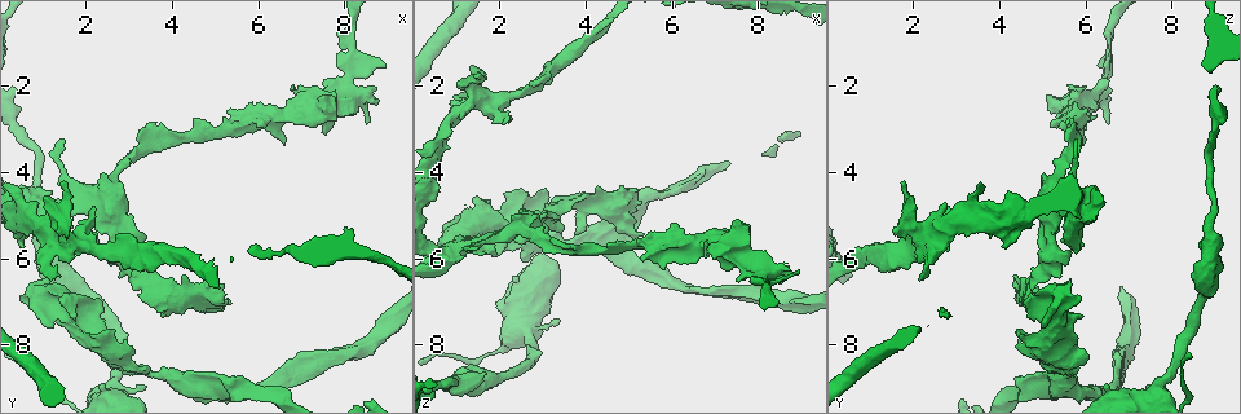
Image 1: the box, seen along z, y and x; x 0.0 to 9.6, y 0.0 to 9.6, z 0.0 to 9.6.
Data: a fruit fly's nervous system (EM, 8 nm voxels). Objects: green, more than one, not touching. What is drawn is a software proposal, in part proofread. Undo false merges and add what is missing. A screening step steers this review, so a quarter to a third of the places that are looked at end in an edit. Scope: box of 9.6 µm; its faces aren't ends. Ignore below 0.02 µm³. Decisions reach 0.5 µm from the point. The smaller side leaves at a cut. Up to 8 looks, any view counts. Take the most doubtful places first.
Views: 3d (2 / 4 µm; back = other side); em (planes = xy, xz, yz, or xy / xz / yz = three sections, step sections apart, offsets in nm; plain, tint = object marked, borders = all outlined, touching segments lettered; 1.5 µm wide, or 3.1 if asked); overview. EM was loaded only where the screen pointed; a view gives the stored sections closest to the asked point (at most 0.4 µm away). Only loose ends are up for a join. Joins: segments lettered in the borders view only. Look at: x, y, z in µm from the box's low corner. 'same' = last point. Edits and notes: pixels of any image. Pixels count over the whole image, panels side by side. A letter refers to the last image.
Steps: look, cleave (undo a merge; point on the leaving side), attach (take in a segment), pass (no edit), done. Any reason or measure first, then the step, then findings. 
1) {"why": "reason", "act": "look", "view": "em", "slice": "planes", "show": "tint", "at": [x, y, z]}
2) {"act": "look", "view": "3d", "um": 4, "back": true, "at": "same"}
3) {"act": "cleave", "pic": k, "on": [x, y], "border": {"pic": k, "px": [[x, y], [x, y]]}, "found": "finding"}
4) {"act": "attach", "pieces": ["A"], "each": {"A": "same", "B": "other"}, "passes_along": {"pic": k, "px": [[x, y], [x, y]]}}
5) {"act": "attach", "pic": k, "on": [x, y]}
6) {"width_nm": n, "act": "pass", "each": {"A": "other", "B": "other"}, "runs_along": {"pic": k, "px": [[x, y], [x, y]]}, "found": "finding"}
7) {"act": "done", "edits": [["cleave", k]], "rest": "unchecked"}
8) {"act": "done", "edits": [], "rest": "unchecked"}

{"act": "look", "view": "3d", "um": 4, "at": [2.40, 5.80, 5.65]}

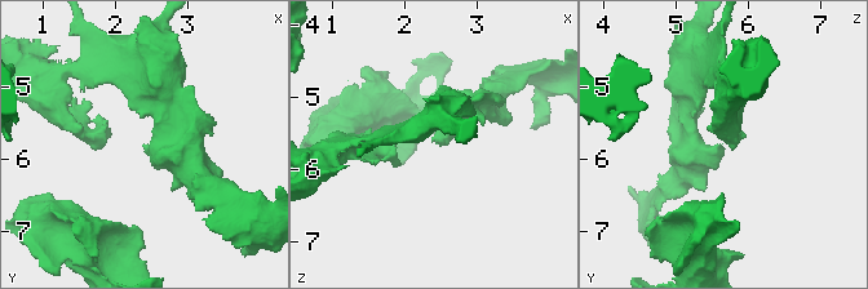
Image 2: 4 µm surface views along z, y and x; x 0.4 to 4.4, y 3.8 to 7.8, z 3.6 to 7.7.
{"why": "shape alone is not enough", "act": "look", "view": "em", "slice": "yz", "step": 4, "show": "tint", "at": [2.40, 5.80, 5.55]}

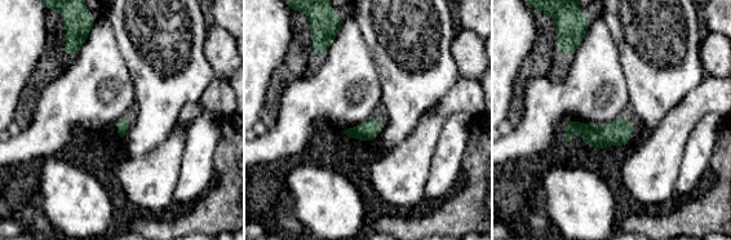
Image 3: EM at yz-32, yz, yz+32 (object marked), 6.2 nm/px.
{"act": "look", "view": "em", "slice": "planes", "show": "borders", "at": "same"}

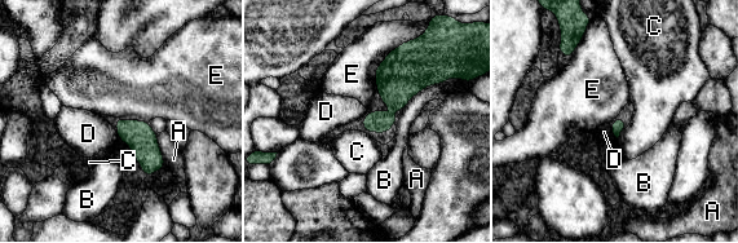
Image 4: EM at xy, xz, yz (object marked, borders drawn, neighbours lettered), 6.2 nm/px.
{"act": "pass", "each": {"A": "other", "B": "other", "C": "other", "D": "other", "E": "other"}, "border": {"pic": 4, "px": [[410, 40], [375, 71], [396, 111]]}, "found": "no lettered segment goes on from it"}

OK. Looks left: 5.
{"why": "three arms meet", "act": "look", "view": "3d", "um": 4, "at": [2.80, 8.40, 5.55]}

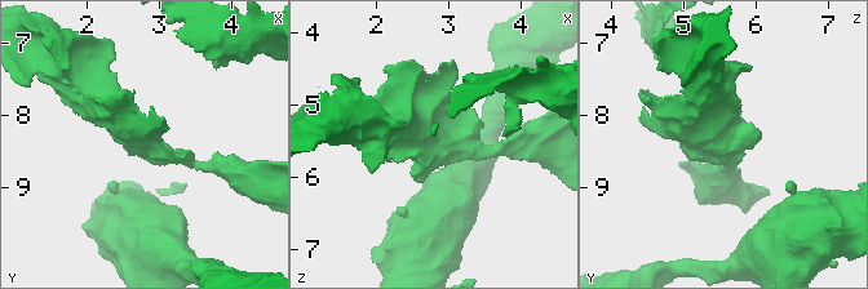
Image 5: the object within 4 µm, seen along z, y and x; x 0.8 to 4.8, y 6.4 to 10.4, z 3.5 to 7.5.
{"why": "shape alone is not enough", "act": "look", "view": "em", "slice": "planes", "show": "tint", "at": [2.85, 8.45, 5.55]}

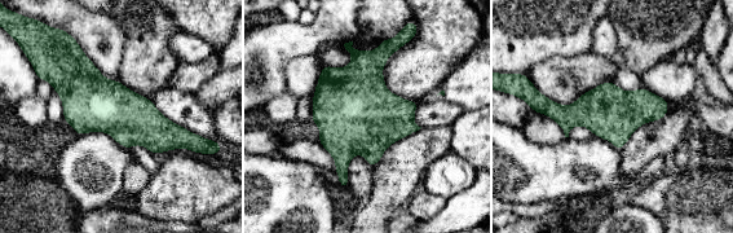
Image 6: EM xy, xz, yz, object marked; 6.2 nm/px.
{"act": "look", "view": "em", "slice": "planes", "show": "borders", "at": "same"}

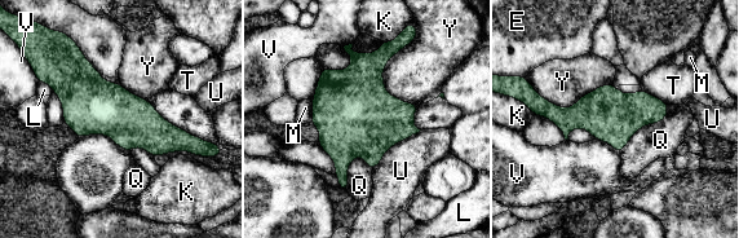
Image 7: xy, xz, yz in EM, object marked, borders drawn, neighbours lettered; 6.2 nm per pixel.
{"act": "pass", "each": {"E": "other", "K": "other", "L": "other", "M": "other", "Q": "other", "T": "other", "U": "other", "V": "other", "Y": "other"}, "border": {"pic": 7, "px": [[78, 137], [107, 135], [129, 151]]}, "found": "one cell here"}

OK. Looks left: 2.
{"why": "an open end", "act": "look", "view": "em", "slice": "planes", "show": "borders", "at": [3.45, 2.85, 5.70]}

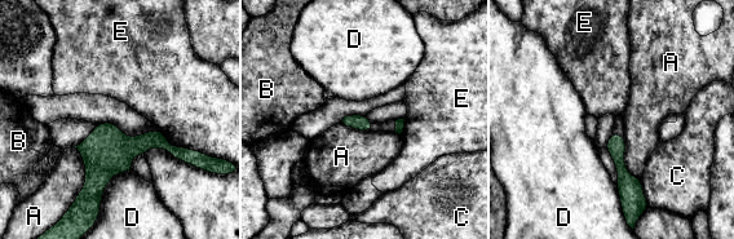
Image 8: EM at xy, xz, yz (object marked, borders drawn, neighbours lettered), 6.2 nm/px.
{"act": "pass", "each": {"A": "other", "B": "other", "C": "other", "D": "other", "E": "other"}, "border": {"pic": 8, "px": [[74, 146], [84, 186], [70, 204]]}, "found": "no lettered segment goes on from it"}

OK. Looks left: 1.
{"act": "done", "edits": [], "rest": "unchecked"}

